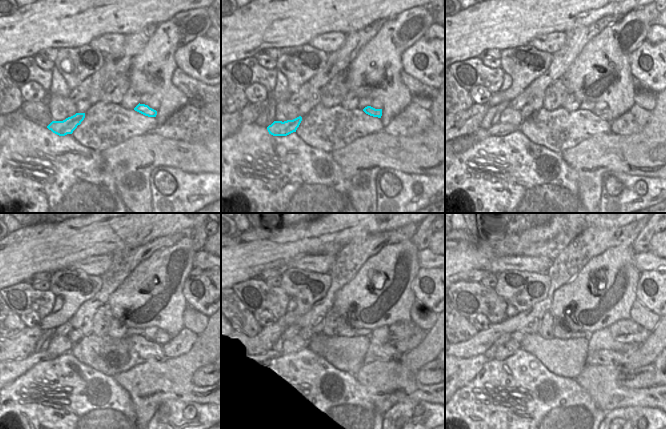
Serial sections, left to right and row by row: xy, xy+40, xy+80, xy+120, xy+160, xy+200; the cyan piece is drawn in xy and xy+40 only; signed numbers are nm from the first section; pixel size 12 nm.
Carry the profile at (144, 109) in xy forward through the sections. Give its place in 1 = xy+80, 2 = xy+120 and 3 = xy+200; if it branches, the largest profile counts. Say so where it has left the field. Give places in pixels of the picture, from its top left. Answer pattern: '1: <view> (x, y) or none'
1: xy+80 (606, 114)
2: xy+120 (161, 337)
3: xy+200 (627, 331)

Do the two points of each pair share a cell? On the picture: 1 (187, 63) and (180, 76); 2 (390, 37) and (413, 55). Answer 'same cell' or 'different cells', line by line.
1: different cells
2: different cells

